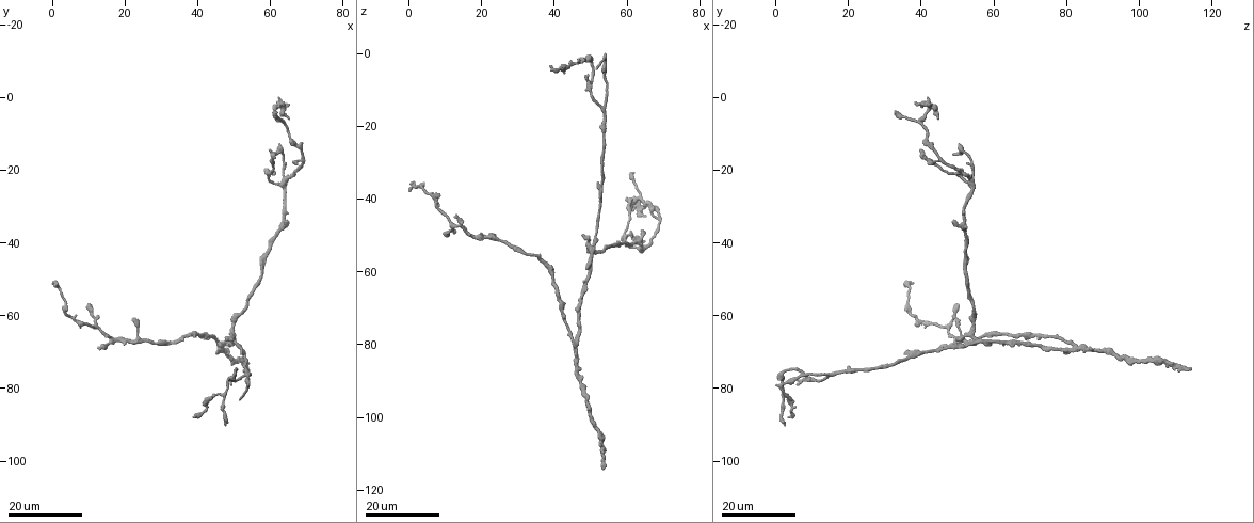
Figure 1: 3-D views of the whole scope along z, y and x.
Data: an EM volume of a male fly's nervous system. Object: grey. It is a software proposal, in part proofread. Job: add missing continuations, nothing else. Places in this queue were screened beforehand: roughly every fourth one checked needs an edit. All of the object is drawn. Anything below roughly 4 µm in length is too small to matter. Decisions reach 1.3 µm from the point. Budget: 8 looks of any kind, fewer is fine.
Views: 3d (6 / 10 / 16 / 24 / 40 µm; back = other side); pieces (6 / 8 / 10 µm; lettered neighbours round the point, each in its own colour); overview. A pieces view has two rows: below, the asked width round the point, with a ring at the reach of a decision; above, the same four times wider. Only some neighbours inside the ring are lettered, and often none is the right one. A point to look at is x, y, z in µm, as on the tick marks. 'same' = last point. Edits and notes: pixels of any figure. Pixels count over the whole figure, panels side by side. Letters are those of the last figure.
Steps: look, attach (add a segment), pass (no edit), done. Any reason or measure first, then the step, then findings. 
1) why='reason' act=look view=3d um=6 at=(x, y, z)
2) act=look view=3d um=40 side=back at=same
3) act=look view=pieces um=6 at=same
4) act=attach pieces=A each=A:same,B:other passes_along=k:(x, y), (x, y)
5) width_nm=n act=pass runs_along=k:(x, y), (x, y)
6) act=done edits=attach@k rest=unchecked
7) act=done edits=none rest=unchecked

act=look view=3d um=24 at=(63.0, 13.0, 51.0)

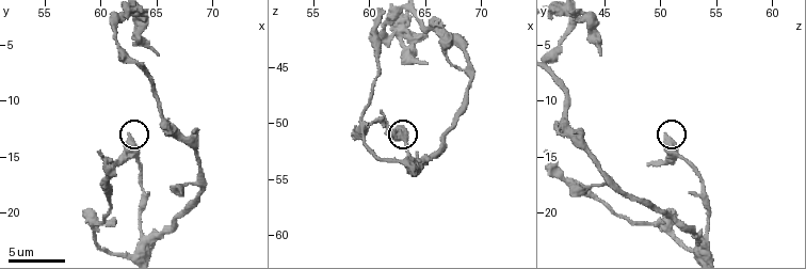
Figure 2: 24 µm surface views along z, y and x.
act=look view=pieces um=10 at=(62.4, 13.0, 50.4)

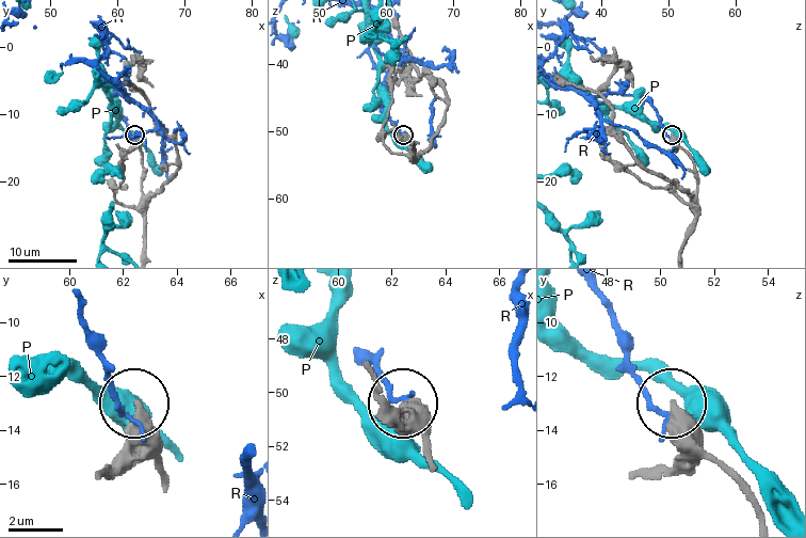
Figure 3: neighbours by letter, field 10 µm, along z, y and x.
act=pass each=P:other,R:other runs_along=3:(684, 235), (694, 218), (696, 175), (693, 161), (671, 135) found='no lettered segment goes on from it'

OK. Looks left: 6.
why='free end' act=look view=3d um=16 at=(12.0, 60.0, 49.0)

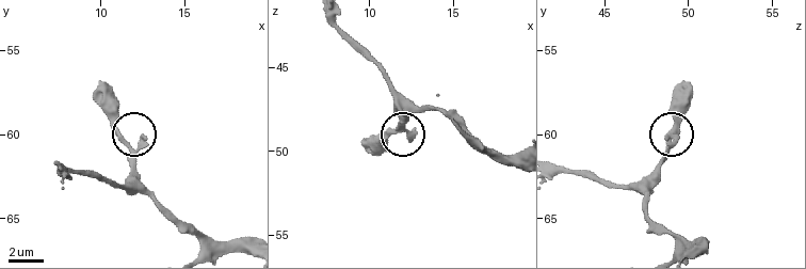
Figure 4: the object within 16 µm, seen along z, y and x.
act=look view=pieces um=10 at=(12.6, 60.3, 49.3)

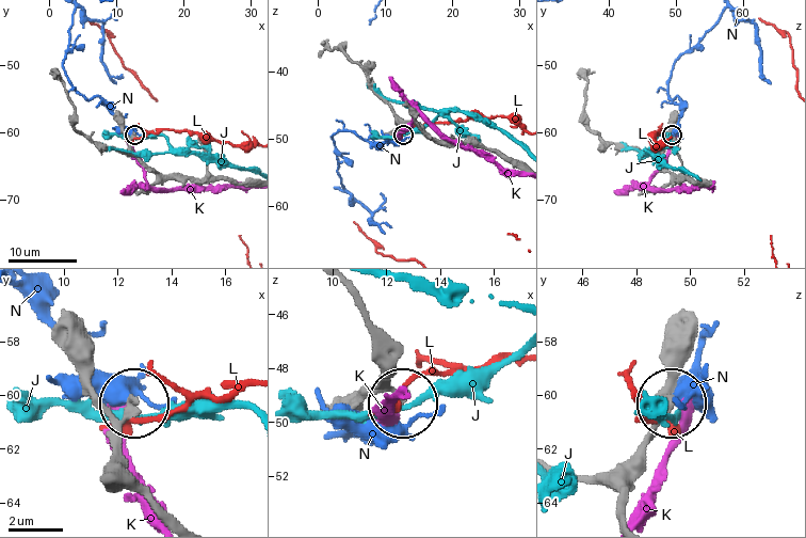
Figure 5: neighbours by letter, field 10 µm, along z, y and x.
act=pass each=J:other,K:other,L:other,N:other runs_along=5:(625, 520), (625, 486), (647, 430), (669, 405) found='none of them fits'

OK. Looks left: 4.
why='branch stops here' act=look view=3d um=16 at=(13.0, 69.0, 44.5)

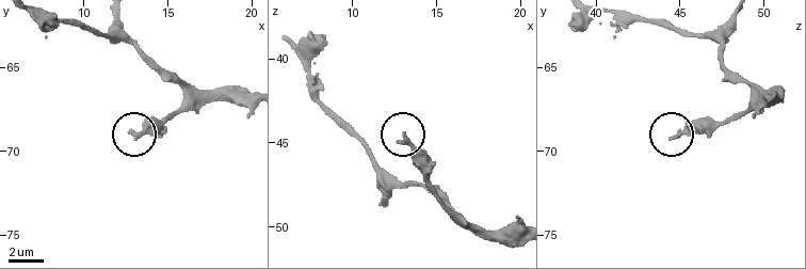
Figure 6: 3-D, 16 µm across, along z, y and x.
act=look view=pieces um=8 at=(13.0, 69.3, 44.5)

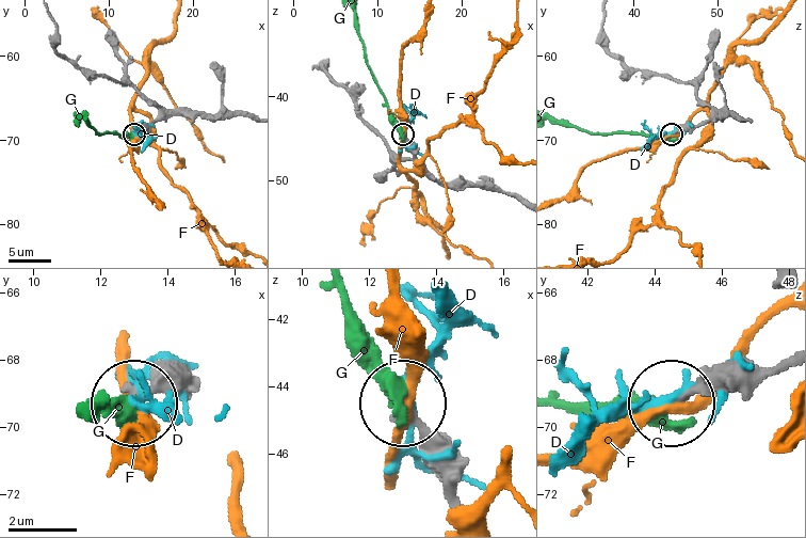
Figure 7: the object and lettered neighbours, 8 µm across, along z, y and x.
width_nm=260 act=attach pieces=G each=D:other,F:other,G:same passes_along=7:(760, 376), (720, 376), (665, 401), (557, 401) found='the cell continues'

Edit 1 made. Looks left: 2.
act=done edits=attach@7 rest=unchecked

